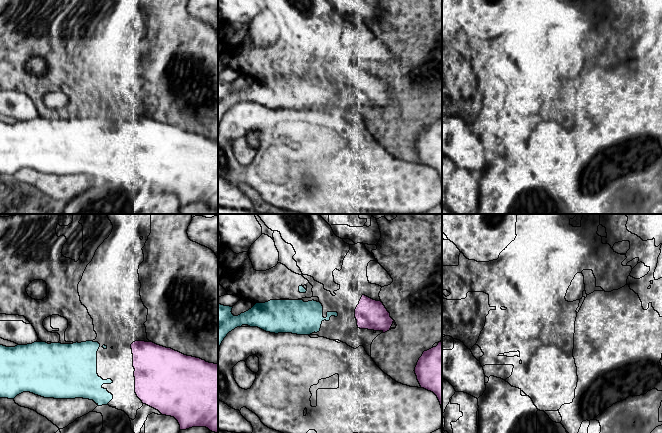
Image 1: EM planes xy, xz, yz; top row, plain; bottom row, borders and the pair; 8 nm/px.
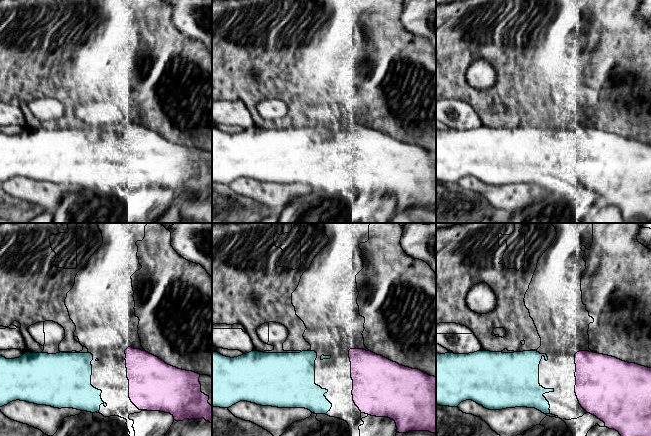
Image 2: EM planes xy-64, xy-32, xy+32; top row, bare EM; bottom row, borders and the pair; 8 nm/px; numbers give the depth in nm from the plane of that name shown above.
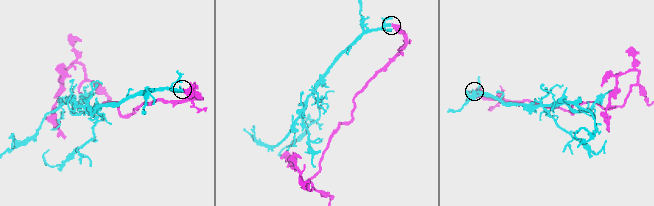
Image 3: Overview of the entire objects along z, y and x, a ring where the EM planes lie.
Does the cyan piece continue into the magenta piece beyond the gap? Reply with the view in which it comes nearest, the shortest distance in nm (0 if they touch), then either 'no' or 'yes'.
xz | 140 nm | yes

